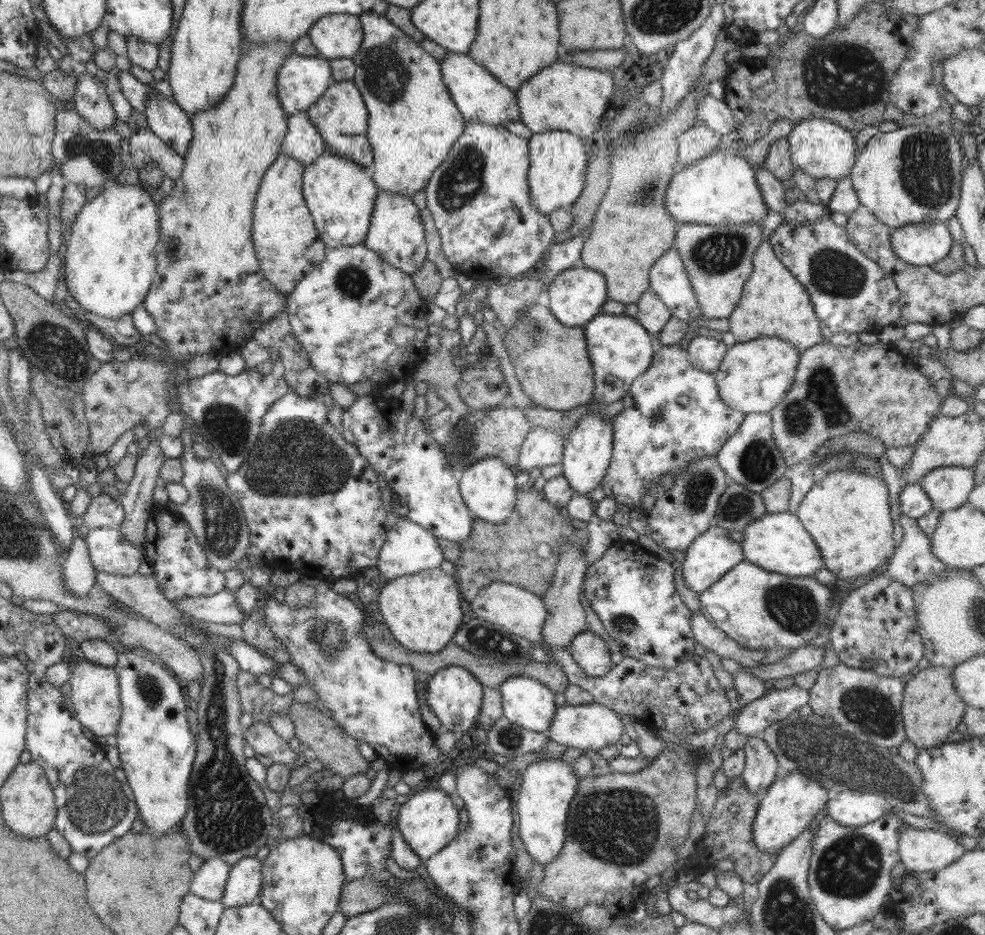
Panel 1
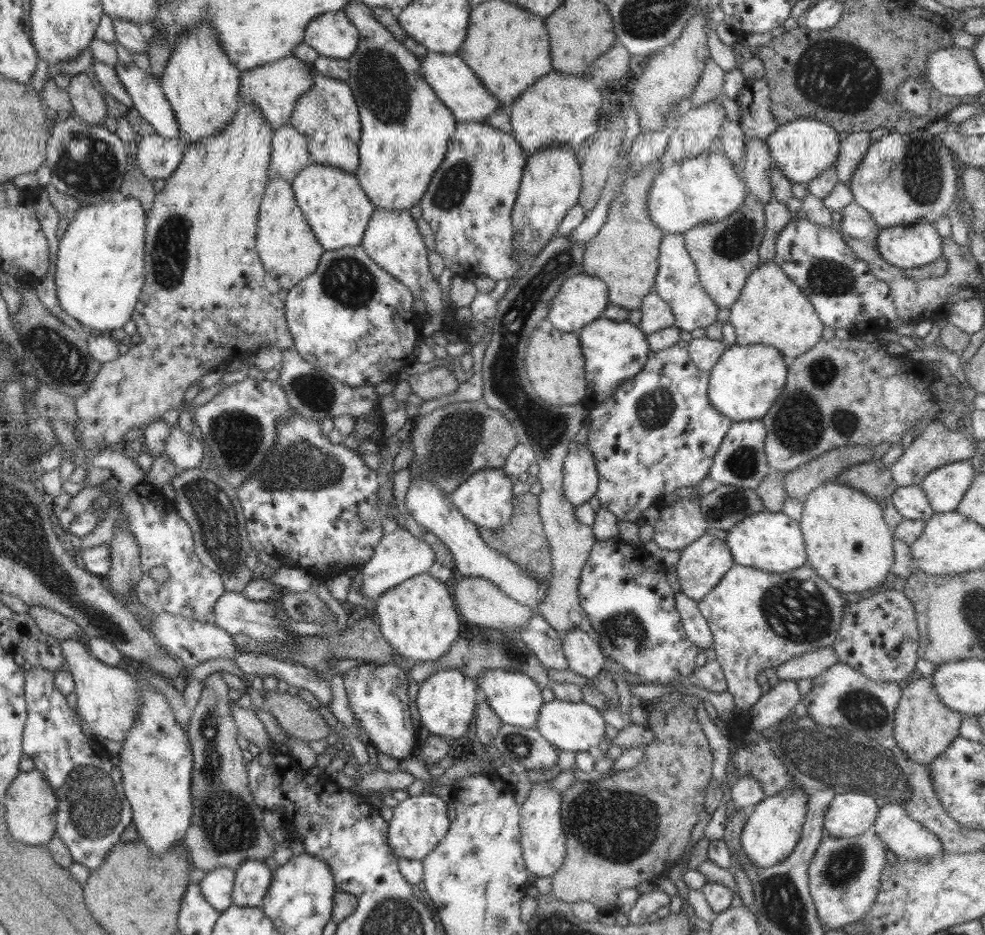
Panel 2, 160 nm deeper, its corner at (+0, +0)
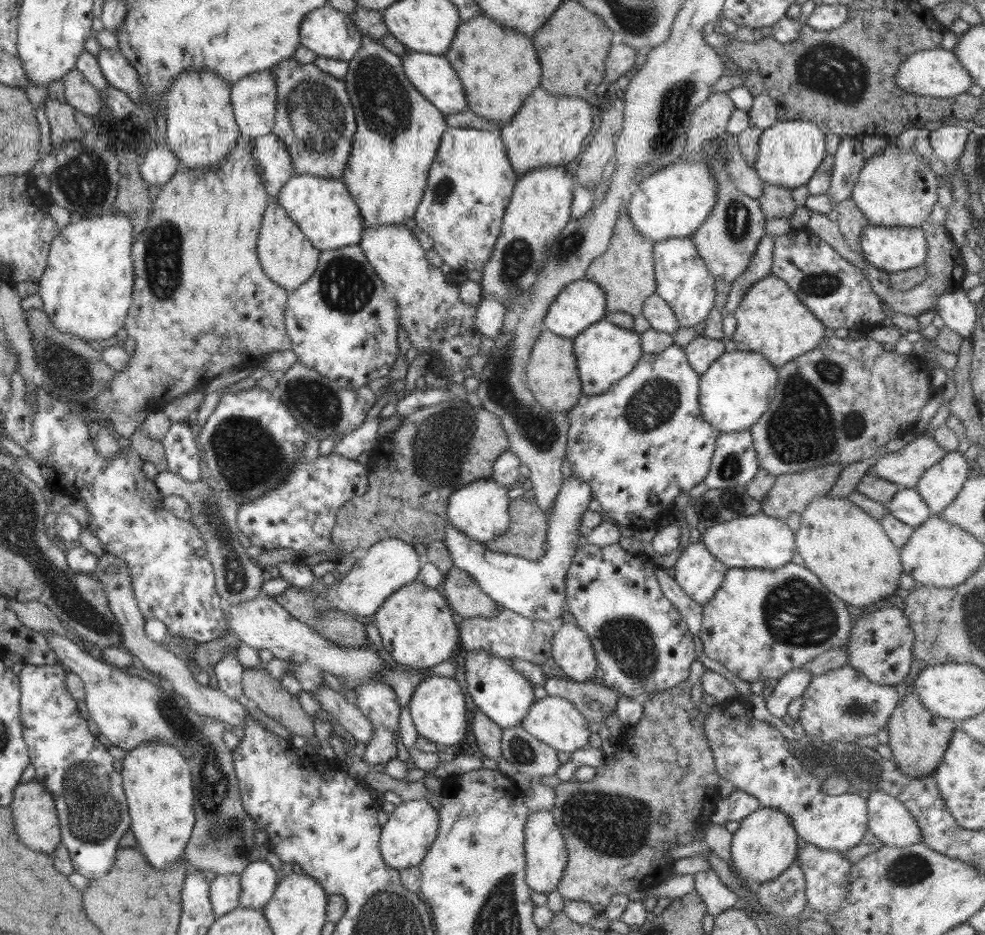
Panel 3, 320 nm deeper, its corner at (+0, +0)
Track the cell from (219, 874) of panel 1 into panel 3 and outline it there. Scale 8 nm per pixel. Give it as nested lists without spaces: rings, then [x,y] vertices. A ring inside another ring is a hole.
[[[237,874],[216,875],[209,886],[209,899],[216,917],[232,912],[239,905],[240,877]]]

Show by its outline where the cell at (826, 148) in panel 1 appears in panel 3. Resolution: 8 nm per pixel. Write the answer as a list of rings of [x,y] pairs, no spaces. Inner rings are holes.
[[[777,121],[768,130],[762,131],[759,138],[759,151],[755,160],[757,175],[768,184],[794,189],[804,186],[813,172],[825,159],[826,135],[816,124],[805,121]]]

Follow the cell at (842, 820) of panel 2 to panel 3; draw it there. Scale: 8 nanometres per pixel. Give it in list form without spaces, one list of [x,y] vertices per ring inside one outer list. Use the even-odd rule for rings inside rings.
[[[731,701],[727,705],[723,702],[718,702],[716,705],[711,706],[710,713],[703,714],[703,729],[706,733],[710,750],[712,751],[712,756],[714,757],[714,762],[716,765],[716,770],[719,776],[728,782],[732,782],[734,790],[743,790],[748,794],[751,794],[754,798],[757,798],[760,801],[761,807],[768,807],[778,809],[778,811],[782,811],[782,813],[788,815],[790,817],[792,826],[796,831],[796,834],[799,836],[800,840],[805,840],[810,845],[817,846],[822,850],[839,850],[840,852],[845,852],[851,849],[853,846],[856,846],[862,838],[864,838],[864,834],[869,829],[867,825],[868,818],[868,806],[867,799],[862,798],[857,795],[856,792],[848,792],[842,793],[839,795],[829,795],[826,794],[819,786],[819,778],[816,778],[814,774],[811,772],[805,771],[803,769],[802,763],[798,760],[798,757],[793,755],[793,750],[790,748],[790,745],[787,743],[787,739],[780,733],[776,727],[770,725],[766,721],[757,720],[754,715],[752,715],[752,710],[750,708],[741,707],[741,704],[738,702]]]

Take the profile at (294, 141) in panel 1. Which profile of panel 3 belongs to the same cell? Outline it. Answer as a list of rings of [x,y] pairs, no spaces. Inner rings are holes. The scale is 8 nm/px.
[[[271,132],[261,137],[254,137],[251,140],[251,145],[253,146],[251,153],[255,158],[255,171],[262,178],[262,183],[269,197],[277,197],[284,184],[295,175],[292,157],[287,153],[287,148],[281,139]]]

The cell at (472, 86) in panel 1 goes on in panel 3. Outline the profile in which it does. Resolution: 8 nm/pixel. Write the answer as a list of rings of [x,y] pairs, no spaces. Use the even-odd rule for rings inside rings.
[[[412,50],[406,51],[404,56],[400,56],[404,63],[404,74],[408,81],[427,98],[442,115],[458,114],[460,112],[470,111],[467,106],[466,91],[462,87],[462,82],[456,75],[456,70],[450,66],[450,61],[444,55],[434,55],[416,52]]]

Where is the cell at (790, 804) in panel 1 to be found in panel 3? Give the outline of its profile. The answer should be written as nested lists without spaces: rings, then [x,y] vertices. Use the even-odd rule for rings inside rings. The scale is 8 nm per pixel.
[[[761,807],[752,812],[740,822],[740,828],[733,833],[731,842],[731,859],[735,872],[739,874],[742,881],[753,881],[754,884],[760,885],[768,882],[786,871],[797,858],[797,851],[800,845],[800,838],[792,826],[790,817],[778,809]]]

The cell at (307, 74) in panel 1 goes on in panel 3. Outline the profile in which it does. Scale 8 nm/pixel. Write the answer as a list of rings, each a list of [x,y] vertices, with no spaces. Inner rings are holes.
[[[271,69],[248,75],[231,86],[231,103],[239,131],[249,138],[271,132],[276,118],[276,77]]]

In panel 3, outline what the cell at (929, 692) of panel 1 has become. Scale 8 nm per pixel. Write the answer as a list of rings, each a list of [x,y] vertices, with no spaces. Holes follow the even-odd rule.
[[[910,691],[899,699],[891,714],[888,730],[893,760],[899,769],[910,778],[933,776],[936,767],[942,762],[957,722],[932,714],[922,703],[919,694]]]

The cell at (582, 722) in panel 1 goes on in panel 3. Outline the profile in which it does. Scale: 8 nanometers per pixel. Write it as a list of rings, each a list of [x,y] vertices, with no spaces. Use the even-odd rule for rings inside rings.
[[[550,695],[536,699],[521,722],[526,732],[560,752],[574,752],[588,746],[589,724],[590,721],[569,700]]]

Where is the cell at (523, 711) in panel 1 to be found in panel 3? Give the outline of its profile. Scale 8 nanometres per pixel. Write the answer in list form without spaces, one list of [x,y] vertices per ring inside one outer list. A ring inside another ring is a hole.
[[[485,650],[468,651],[465,661],[466,692],[470,694],[470,698],[479,710],[502,729],[520,725],[536,700],[535,686],[522,674],[512,669],[510,659],[495,657]]]

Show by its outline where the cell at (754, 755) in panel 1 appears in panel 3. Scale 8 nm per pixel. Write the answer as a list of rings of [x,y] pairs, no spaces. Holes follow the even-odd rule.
[[[734,790],[728,797],[717,802],[716,812],[711,821],[719,825],[726,825],[730,820],[740,823],[746,816],[760,808],[760,801],[757,798],[743,790]]]

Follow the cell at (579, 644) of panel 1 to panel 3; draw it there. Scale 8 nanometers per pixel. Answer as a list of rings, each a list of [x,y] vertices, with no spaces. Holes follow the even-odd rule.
[[[559,623],[553,634],[551,656],[572,681],[586,682],[595,678],[596,661],[588,635],[575,623]]]

